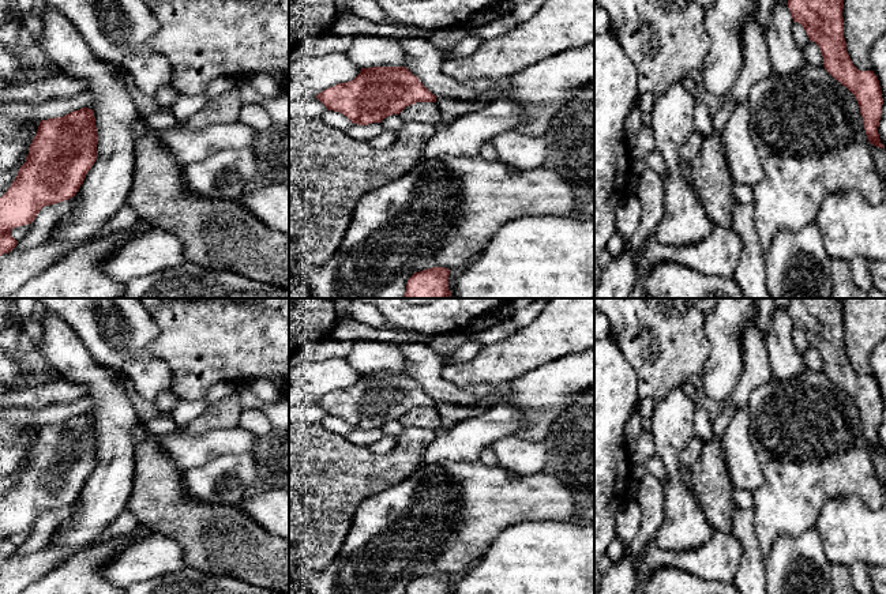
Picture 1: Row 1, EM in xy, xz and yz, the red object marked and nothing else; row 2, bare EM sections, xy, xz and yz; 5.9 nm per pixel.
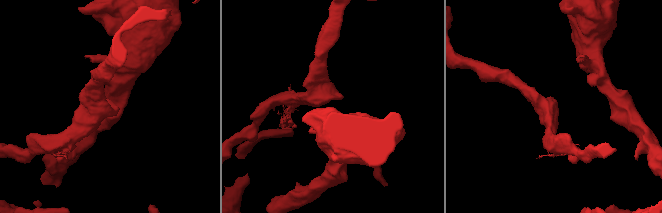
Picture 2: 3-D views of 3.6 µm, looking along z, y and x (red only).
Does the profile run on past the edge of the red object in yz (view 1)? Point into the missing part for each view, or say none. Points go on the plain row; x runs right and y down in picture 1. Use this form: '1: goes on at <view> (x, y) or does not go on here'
1: does not go on here

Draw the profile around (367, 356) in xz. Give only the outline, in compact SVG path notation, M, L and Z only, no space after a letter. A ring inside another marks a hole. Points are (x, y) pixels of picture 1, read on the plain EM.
M357 341L346 361L360 373L405 372L403 353L391 342Z

